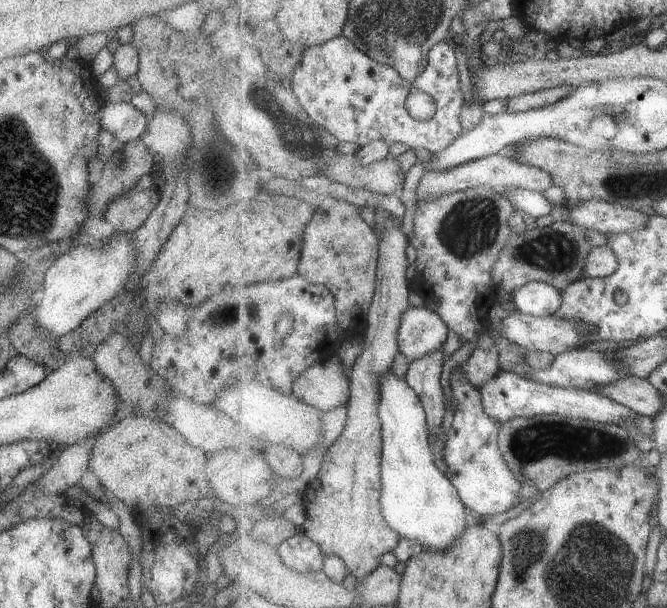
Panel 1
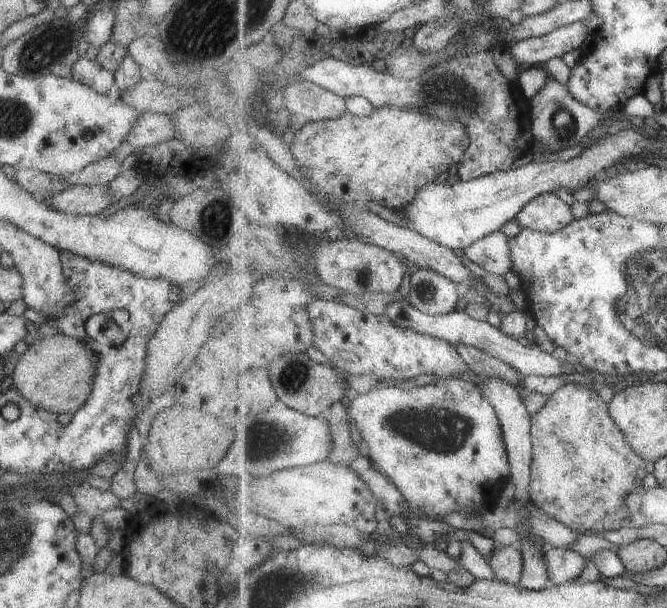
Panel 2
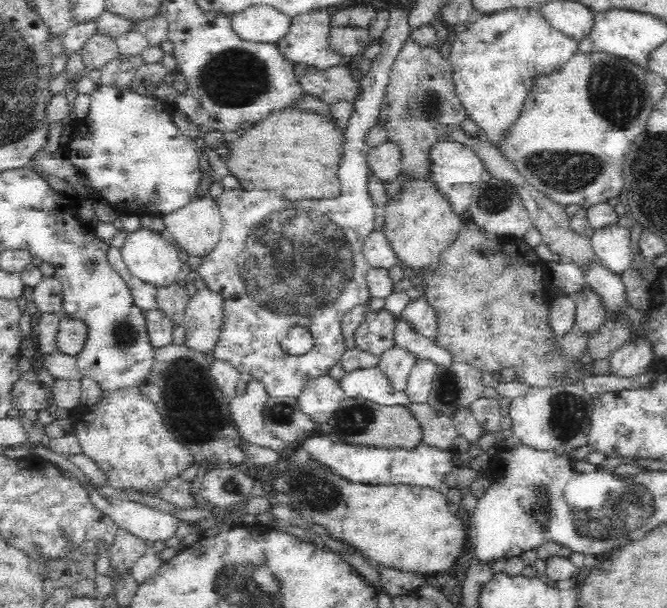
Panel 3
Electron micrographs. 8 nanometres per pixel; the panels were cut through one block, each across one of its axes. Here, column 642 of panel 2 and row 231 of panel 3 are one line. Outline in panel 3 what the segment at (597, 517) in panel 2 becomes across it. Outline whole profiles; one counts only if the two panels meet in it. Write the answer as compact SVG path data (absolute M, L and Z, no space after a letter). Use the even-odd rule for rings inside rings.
M476 224L461 226L452 244L446 246L432 262L432 276L420 275L423 297L436 315L435 343L450 353L452 360L468 362L481 371L514 370L514 381L528 387L544 388L562 382L582 383L592 374L592 355L584 348L577 357L564 357L560 340L552 331L550 290L552 286L548 263L538 258L534 248L523 238L510 238L510 254L504 252L506 238L490 240L488 233Z

